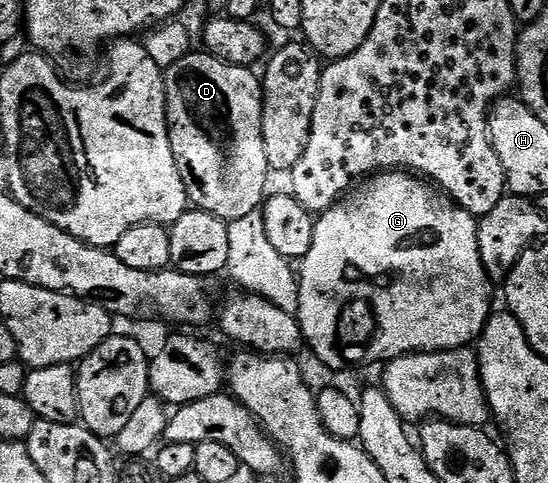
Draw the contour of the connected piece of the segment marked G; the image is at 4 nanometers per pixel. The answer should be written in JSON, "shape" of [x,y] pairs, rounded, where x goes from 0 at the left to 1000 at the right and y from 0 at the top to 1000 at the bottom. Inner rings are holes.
{"shape":[[[697,352],[661,371],[642,393],[628,400],[615,420],[577,449],[568,493],[568,518],[547,540],[546,638],[542,663],[549,669],[555,710],[600,762],[622,770],[628,762],[651,762],[657,754],[681,754],[686,745],[708,749],[746,731],[808,729],[861,714],[892,665],[892,594],[896,582],[874,526],[870,501],[872,449],[834,429],[803,389],[739,352]]]}

